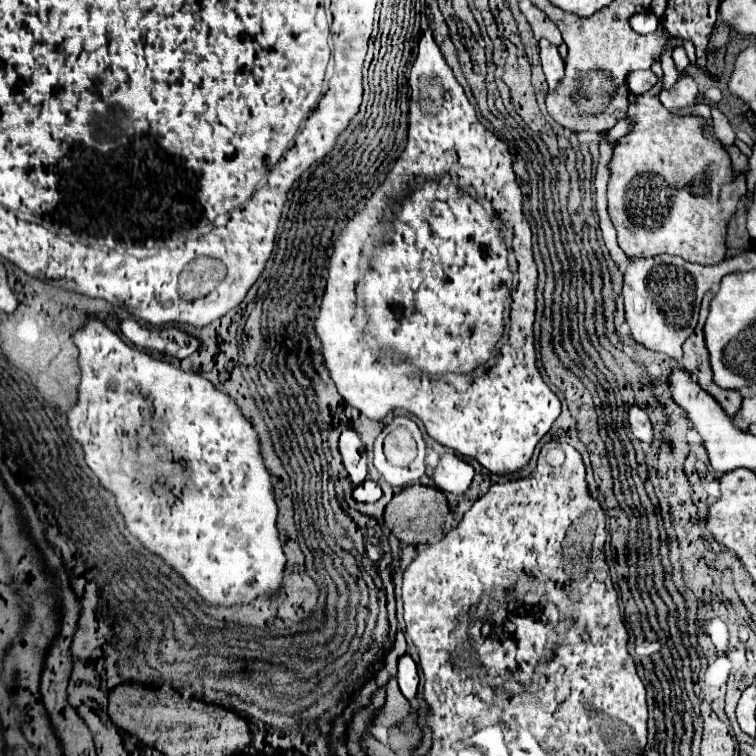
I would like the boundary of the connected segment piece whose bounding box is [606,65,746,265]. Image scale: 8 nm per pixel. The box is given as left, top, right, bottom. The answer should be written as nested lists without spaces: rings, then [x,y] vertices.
[[[660,65],[652,71],[658,75],[660,81],[650,91],[636,95],[636,101],[628,105],[626,119],[630,121],[632,129],[616,141],[612,159],[608,163],[610,179],[606,199],[612,225],[618,233],[618,245],[628,257],[652,257],[668,253],[702,265],[720,263],[726,257],[728,223],[734,217],[740,199],[746,195],[746,175],[736,173],[730,157],[722,153],[720,159],[718,153],[714,153],[714,143],[702,139],[700,127],[702,123],[708,123],[712,127],[712,119],[696,121],[696,117],[672,117],[664,113],[664,107],[658,99],[664,73]]]

